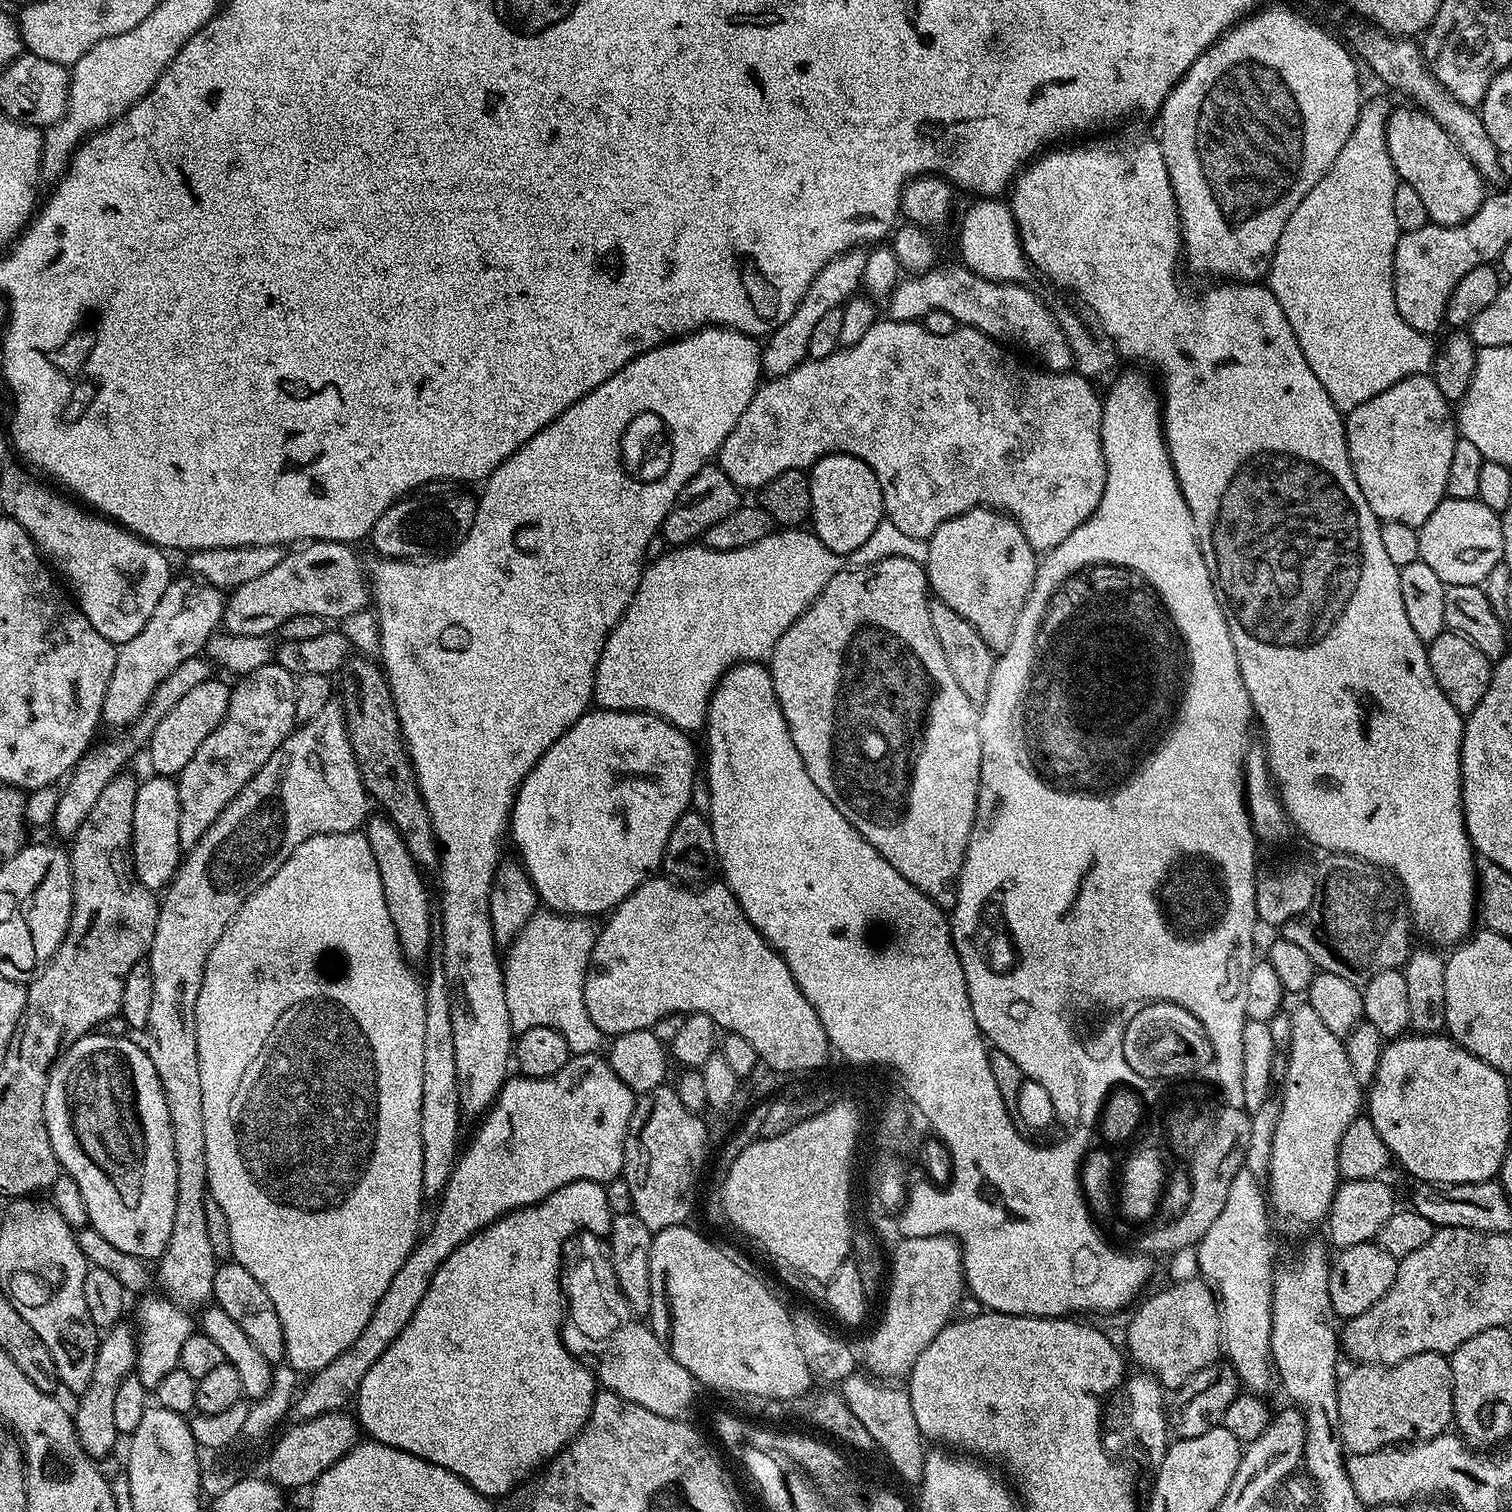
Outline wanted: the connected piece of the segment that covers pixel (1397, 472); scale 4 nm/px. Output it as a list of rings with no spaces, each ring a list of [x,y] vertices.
[[[1428,374],[1408,376],[1402,382],[1382,390],[1370,402],[1362,402],[1353,412],[1347,413],[1344,437],[1348,443],[1348,457],[1352,473],[1362,490],[1362,498],[1374,510],[1376,519],[1383,522],[1406,522],[1406,526],[1420,529],[1434,514],[1446,496],[1446,473],[1450,471],[1450,457],[1454,455],[1454,442],[1458,438],[1457,421],[1450,401],[1442,394],[1436,381]]]

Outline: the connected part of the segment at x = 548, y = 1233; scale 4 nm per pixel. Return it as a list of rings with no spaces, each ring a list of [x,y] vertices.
[[[579,1180],[554,1190],[554,1194],[550,1194],[545,1200],[506,1213],[501,1220],[496,1220],[480,1232],[475,1232],[469,1240],[457,1246],[432,1275],[422,1302],[418,1302],[402,1334],[398,1334],[398,1338],[390,1342],[390,1346],[381,1354],[378,1362],[374,1362],[370,1370],[366,1370],[366,1378],[362,1378],[360,1389],[356,1391],[354,1415],[363,1435],[373,1436],[378,1443],[385,1444],[385,1449],[397,1448],[409,1452],[411,1456],[422,1458],[434,1466],[442,1466],[458,1474],[458,1478],[462,1478],[471,1488],[478,1490],[478,1494],[489,1498],[507,1496],[517,1484],[529,1479],[552,1457],[557,1456],[588,1421],[592,1400],[598,1391],[598,1380],[593,1369],[589,1365],[587,1368],[584,1362],[573,1356],[568,1350],[568,1345],[564,1343],[562,1329],[566,1323],[566,1297],[562,1291],[560,1255],[564,1252],[564,1243],[575,1232],[591,1234],[597,1238],[607,1237],[612,1231],[612,1218],[605,1185],[595,1184],[593,1180]]]

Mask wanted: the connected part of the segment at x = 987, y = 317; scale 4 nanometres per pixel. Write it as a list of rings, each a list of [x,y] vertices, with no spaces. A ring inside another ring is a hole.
[[[938,266],[922,275],[903,277],[888,297],[889,317],[898,321],[917,321],[932,309],[944,310],[954,316],[959,325],[976,328],[993,340],[1024,348],[1041,358],[1047,371],[1069,371],[1075,360],[1064,329],[1030,290],[1018,282],[983,279],[968,268]]]

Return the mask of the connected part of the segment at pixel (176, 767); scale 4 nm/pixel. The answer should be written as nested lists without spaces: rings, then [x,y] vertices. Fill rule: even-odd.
[[[213,678],[202,682],[202,686],[194,686],[194,690],[189,690],[187,694],[178,701],[178,706],[158,722],[154,734],[148,740],[146,757],[152,763],[151,771],[157,776],[175,778],[180,775],[180,771],[194,758],[194,750],[210,738],[210,734],[222,722],[222,718],[228,709],[230,702],[231,687],[223,684],[219,678]]]

